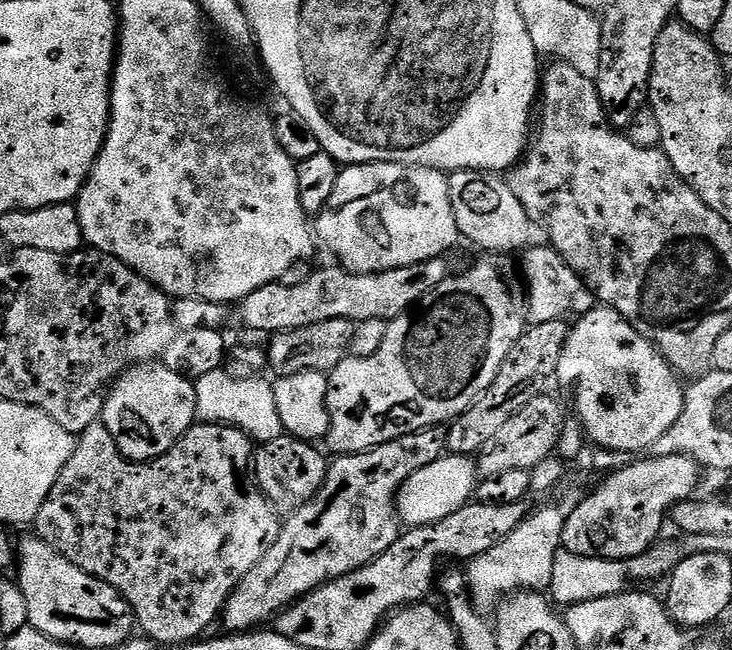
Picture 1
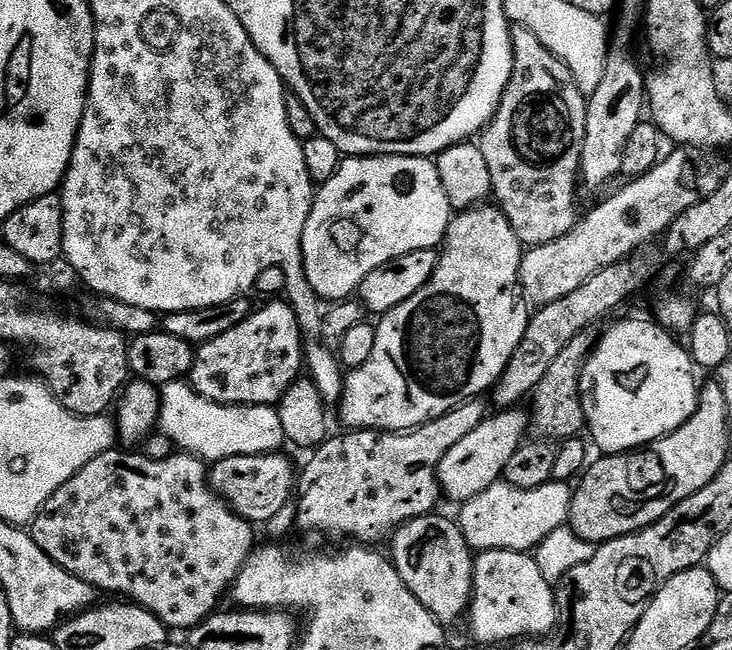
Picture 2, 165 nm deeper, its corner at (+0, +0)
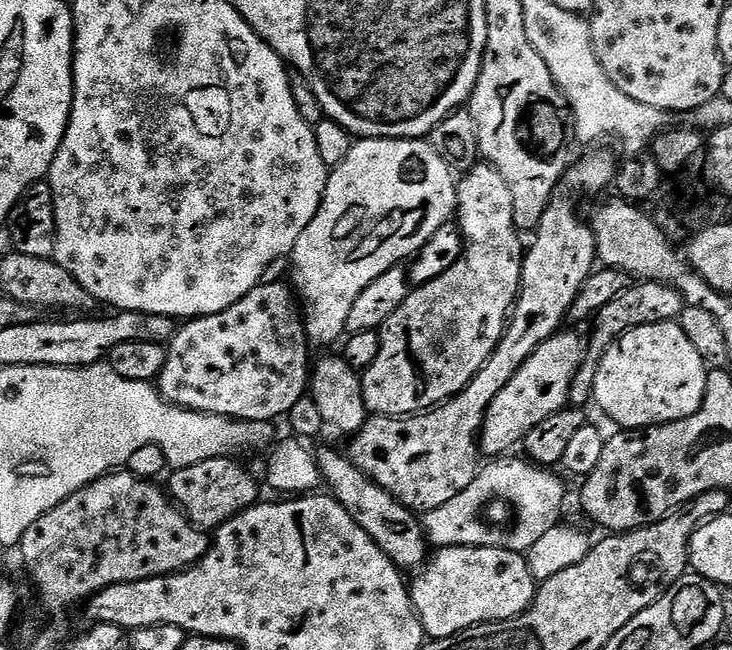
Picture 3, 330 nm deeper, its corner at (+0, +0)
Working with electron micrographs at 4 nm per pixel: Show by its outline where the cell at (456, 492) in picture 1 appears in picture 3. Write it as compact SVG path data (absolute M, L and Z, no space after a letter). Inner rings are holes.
M561 330L546 342L542 342L538 346L538 350L534 350L534 354L530 354L530 358L526 358L526 362L522 362L522 370L518 370L518 374L514 374L514 378L510 378L510 382L506 382L506 387L499 392L498 398L494 398L494 402L490 402L490 410L486 410L484 428L480 432L479 446L485 457L497 458L511 453L515 444L516 447L523 445L526 434L530 434L530 430L534 430L534 426L538 426L538 422L550 418L550 414L561 412L568 404L572 379L582 366L586 355L585 337L568 331Z

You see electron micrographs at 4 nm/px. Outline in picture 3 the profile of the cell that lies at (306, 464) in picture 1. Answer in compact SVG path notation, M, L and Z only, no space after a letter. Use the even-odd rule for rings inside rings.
M219 456L206 458L195 466L177 468L167 477L166 491L173 504L188 517L191 524L201 530L215 530L230 518L252 508L261 499L256 480L236 461L236 458ZM172 475L172 477L170 477Z

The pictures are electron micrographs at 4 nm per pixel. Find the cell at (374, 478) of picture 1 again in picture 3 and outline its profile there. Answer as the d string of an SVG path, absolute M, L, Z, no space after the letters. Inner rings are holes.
M600 150L585 151L588 153L581 160L579 157L558 182L546 206L546 214L542 214L536 227L536 241L529 243L524 253L520 292L516 295L515 305L504 325L504 336L498 342L492 357L482 366L482 370L478 370L472 381L451 400L445 400L427 412L417 412L414 416L369 415L360 431L351 437L352 445L346 448L346 454L352 459L354 466L369 473L375 484L382 486L382 490L389 492L395 500L402 502L413 512L425 514L437 510L438 506L443 506L450 498L457 497L473 482L482 467L480 432L484 428L486 410L490 410L490 402L494 402L494 398L498 398L499 392L506 387L506 382L510 382L510 378L514 378L514 374L522 370L522 362L526 362L526 358L530 358L530 354L534 354L534 350L538 350L542 342L546 342L565 327L570 306L574 306L574 298L578 298L582 286L597 267L596 239L589 221L580 217L576 207L583 196L596 196L599 192L604 192L607 188L609 191L613 187L618 160L608 152L596 151Z

